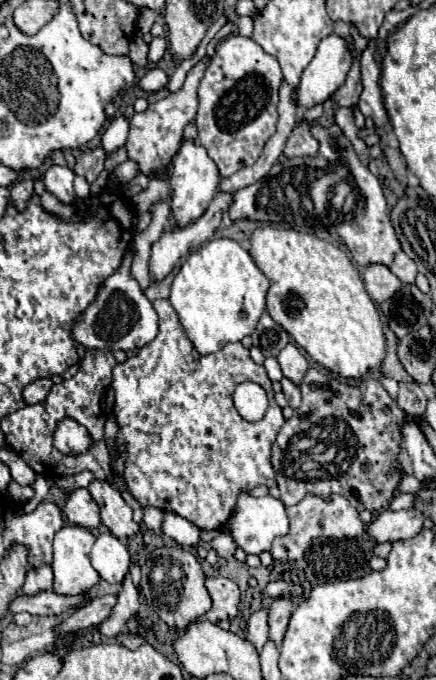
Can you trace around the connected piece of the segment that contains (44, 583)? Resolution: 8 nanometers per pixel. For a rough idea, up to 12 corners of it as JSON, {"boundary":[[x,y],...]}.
{"boundary":[[43,564],[29,568],[23,594],[53,588],[53,570]]}

